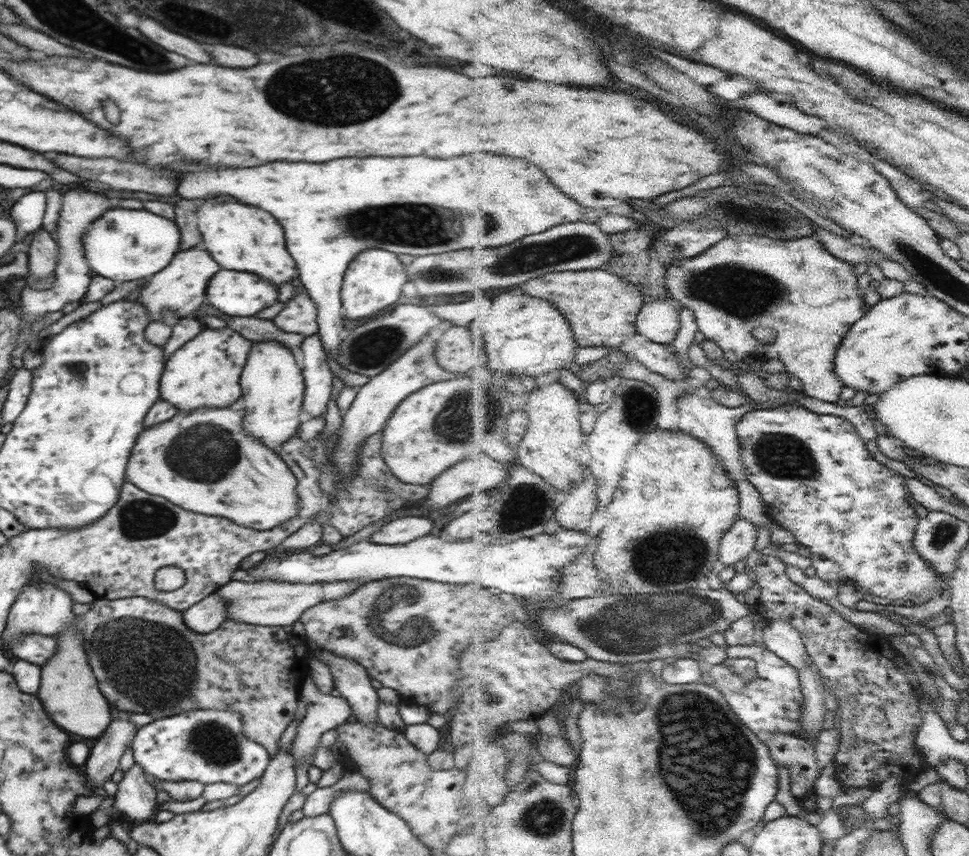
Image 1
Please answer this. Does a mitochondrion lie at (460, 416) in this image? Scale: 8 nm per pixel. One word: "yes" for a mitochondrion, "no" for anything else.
yes

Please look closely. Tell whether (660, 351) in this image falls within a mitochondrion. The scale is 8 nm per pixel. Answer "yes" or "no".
no

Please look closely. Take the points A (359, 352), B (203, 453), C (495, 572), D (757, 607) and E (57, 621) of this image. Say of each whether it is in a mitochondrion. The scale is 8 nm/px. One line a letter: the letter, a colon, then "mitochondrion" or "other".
A: mitochondrion
B: mitochondrion
C: other
D: other
E: other

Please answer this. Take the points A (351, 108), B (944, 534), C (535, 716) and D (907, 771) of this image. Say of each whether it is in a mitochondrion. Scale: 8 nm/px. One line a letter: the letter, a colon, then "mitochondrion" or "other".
A: mitochondrion
B: mitochondrion
C: other
D: other

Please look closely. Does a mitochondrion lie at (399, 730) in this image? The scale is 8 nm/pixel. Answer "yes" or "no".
no

